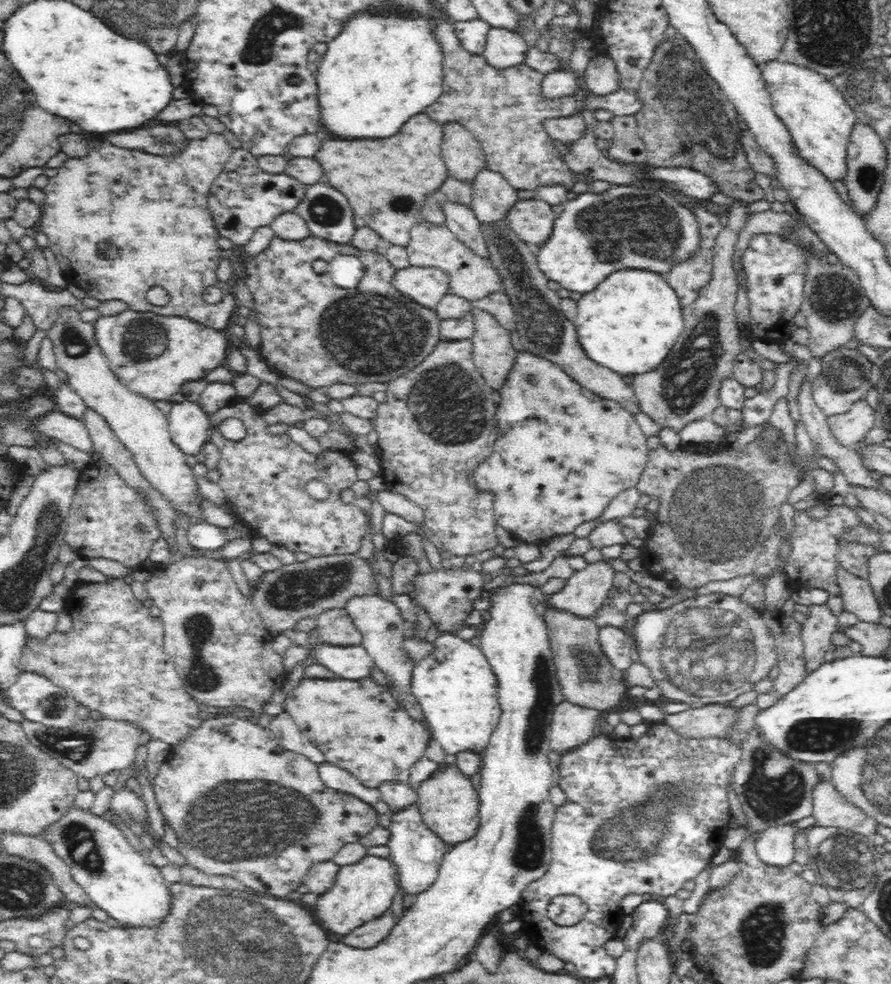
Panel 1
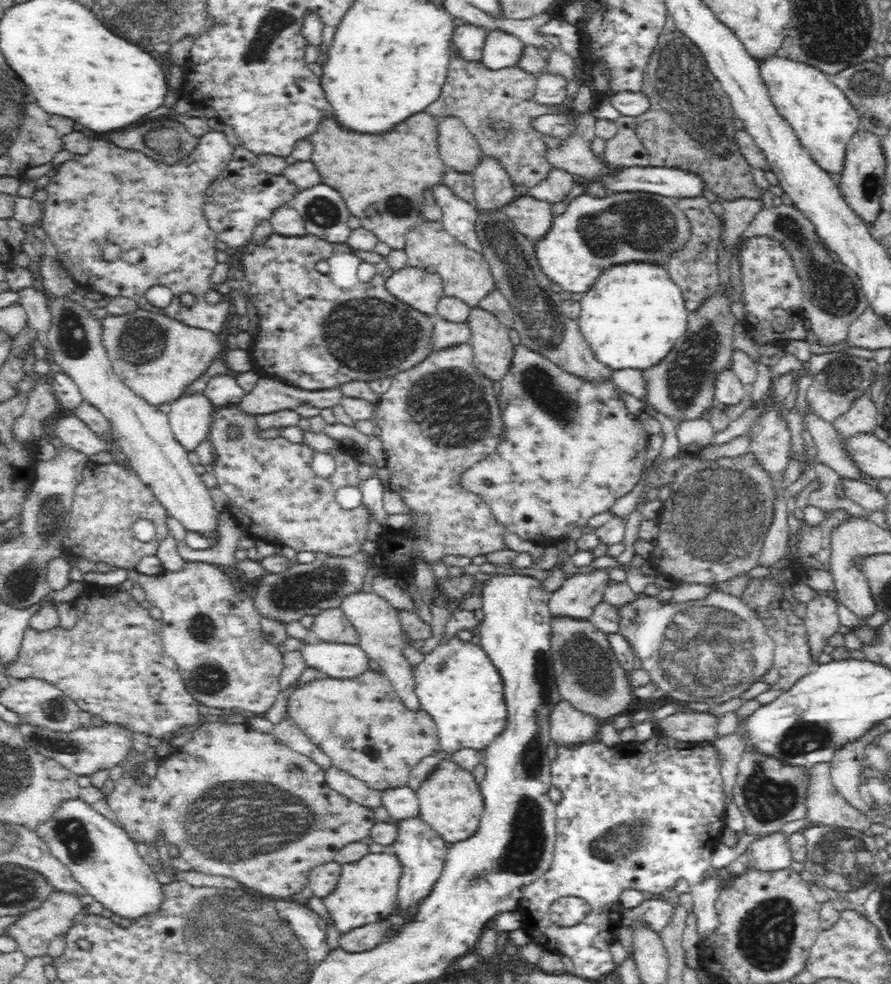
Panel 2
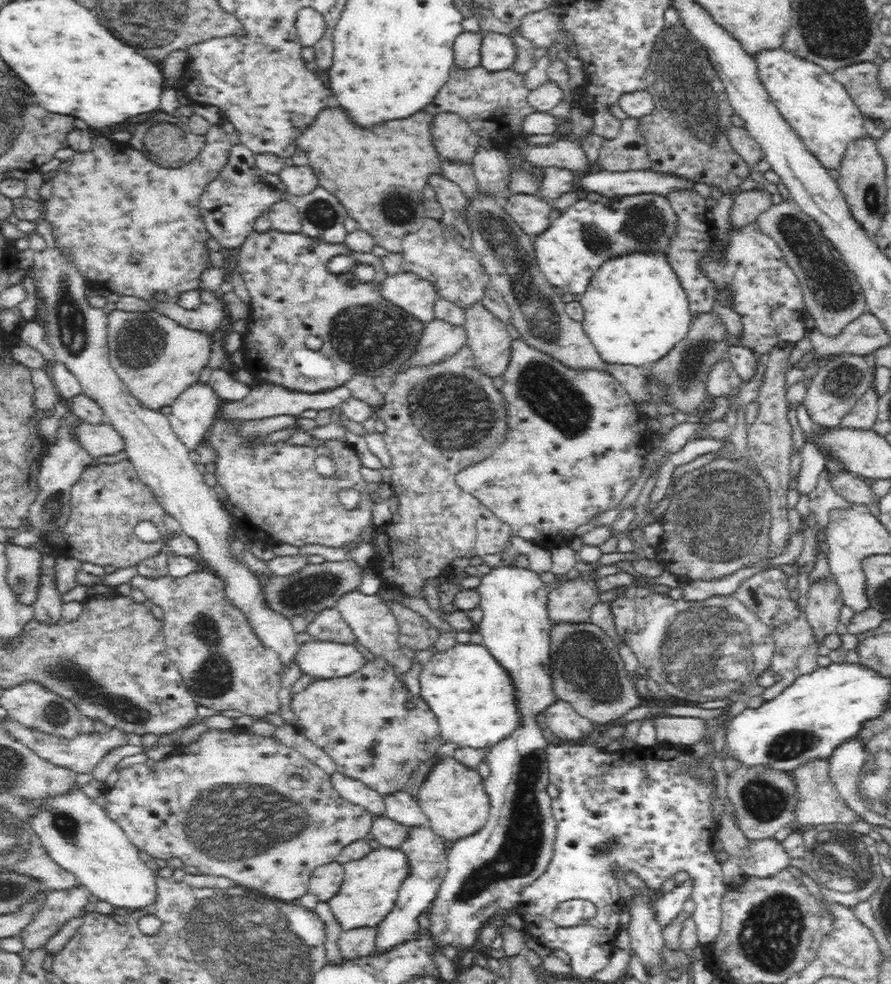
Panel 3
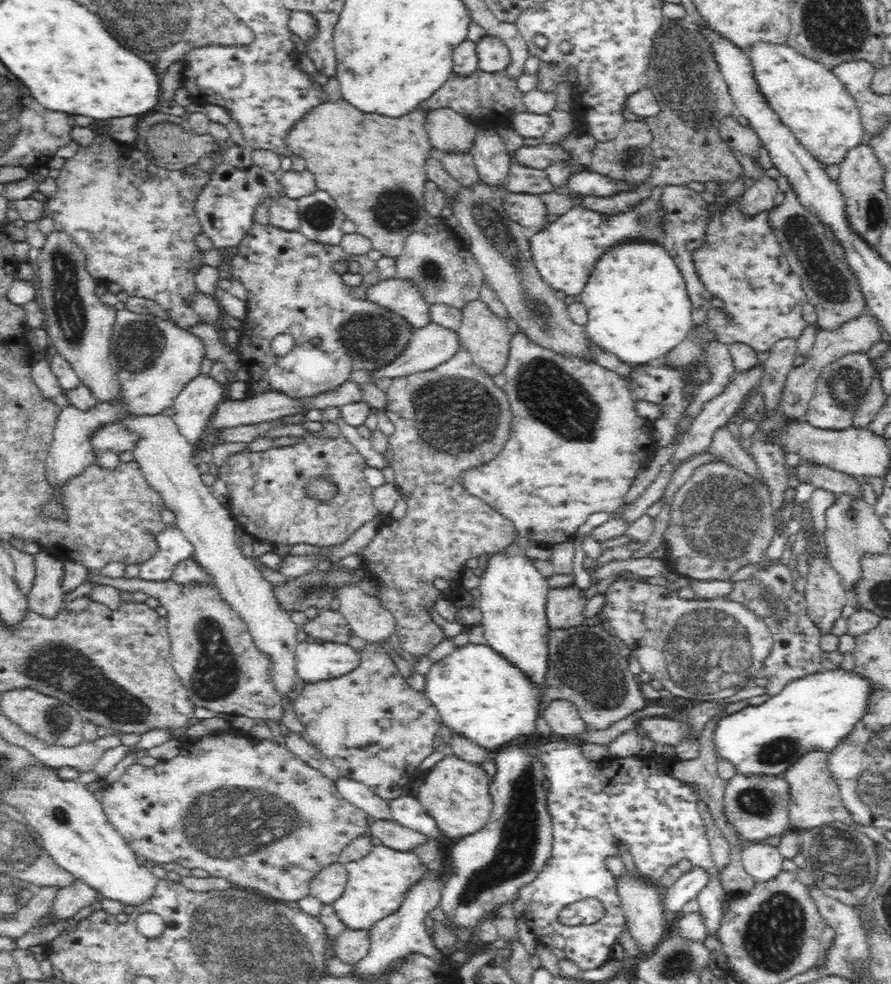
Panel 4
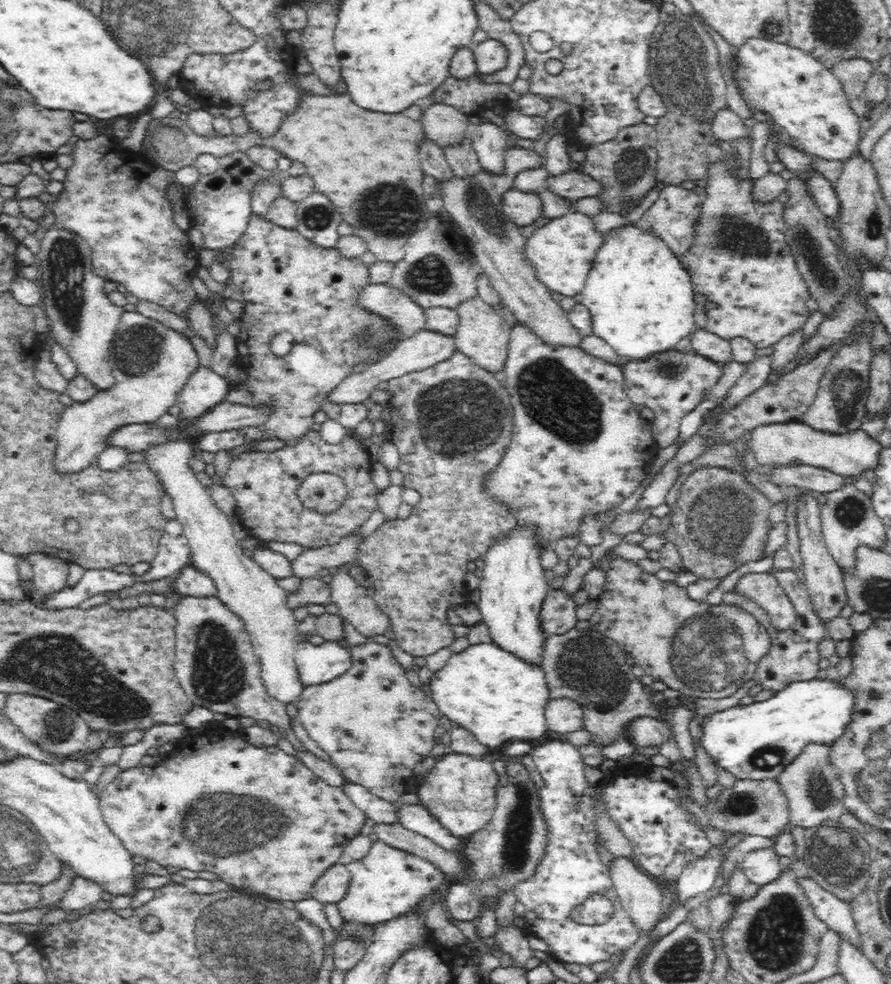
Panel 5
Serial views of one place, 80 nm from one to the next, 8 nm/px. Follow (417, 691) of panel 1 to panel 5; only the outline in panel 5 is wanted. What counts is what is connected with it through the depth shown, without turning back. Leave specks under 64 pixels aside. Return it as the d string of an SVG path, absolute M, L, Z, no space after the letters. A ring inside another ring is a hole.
M496 644L471 645L458 654L452 654L445 665L434 672L430 682L433 702L452 723L468 728L490 749L496 749L507 740L538 739L548 730L545 710L550 700L550 683L541 663L530 663Z

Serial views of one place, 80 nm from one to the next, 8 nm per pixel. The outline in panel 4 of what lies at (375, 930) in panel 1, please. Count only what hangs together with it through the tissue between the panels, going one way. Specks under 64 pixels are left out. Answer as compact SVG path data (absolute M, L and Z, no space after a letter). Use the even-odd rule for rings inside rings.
M347 928L332 941L335 957L339 962L351 967L368 954L369 946L370 939L367 929L354 930Z

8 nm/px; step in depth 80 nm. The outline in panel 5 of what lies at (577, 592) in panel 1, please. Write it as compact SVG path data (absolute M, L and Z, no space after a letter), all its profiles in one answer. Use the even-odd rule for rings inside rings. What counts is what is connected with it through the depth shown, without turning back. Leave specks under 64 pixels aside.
M550 589L539 612L539 627L544 636L565 634L575 628L578 604L562 589Z

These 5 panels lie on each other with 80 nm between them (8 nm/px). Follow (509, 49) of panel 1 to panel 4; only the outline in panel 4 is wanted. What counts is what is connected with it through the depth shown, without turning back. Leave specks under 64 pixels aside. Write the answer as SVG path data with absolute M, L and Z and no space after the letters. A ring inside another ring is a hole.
M484 36L476 43L478 68L482 72L503 71L510 64L510 51L500 38Z

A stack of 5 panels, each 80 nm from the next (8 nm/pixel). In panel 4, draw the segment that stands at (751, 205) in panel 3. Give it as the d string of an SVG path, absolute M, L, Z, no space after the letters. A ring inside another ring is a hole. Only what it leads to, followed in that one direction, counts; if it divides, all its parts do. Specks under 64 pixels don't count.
M765 175L755 180L752 186L748 186L737 200L740 201L742 211L751 215L764 209L772 209L775 206L774 196L778 192L780 192L778 182Z

